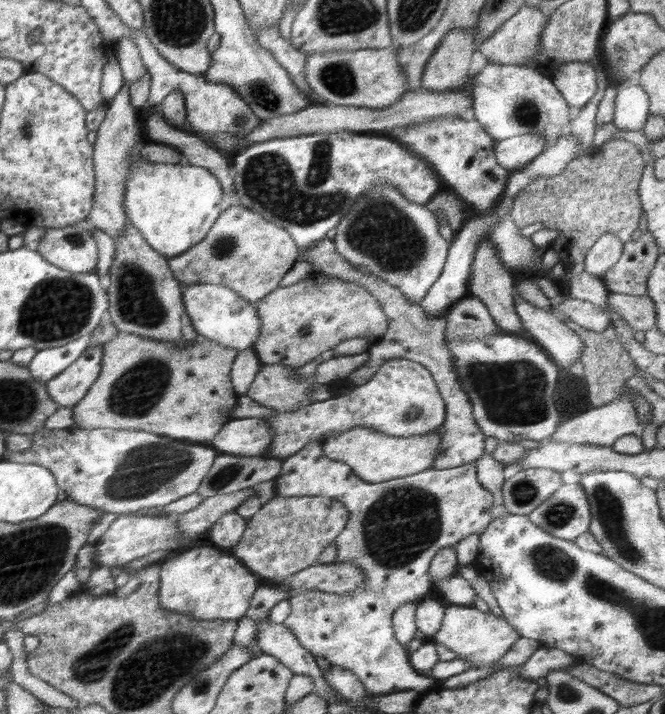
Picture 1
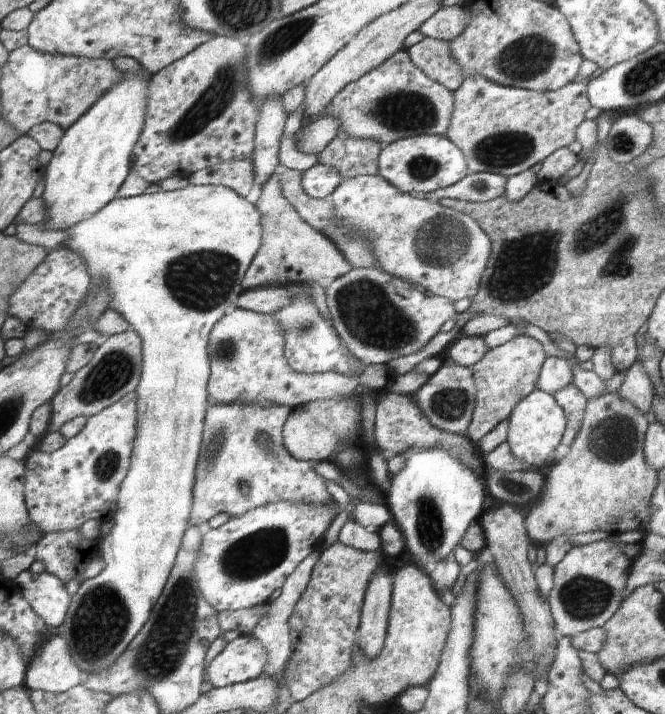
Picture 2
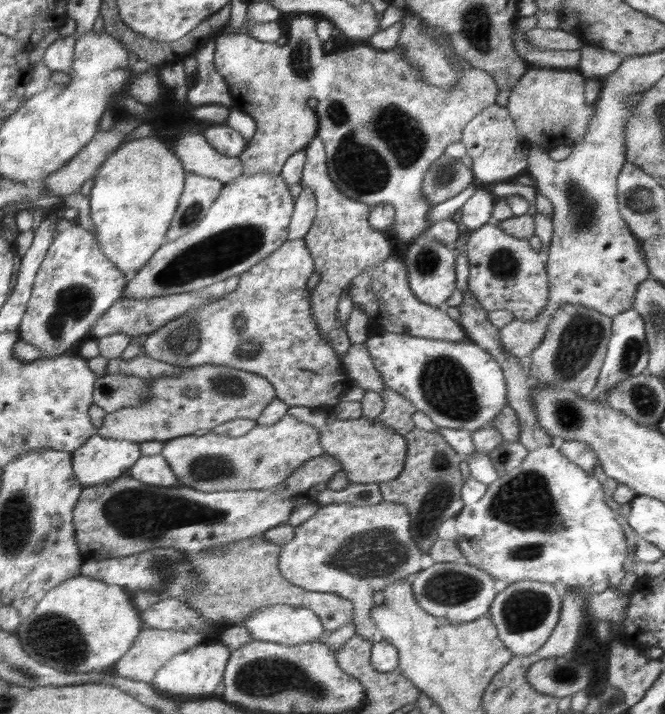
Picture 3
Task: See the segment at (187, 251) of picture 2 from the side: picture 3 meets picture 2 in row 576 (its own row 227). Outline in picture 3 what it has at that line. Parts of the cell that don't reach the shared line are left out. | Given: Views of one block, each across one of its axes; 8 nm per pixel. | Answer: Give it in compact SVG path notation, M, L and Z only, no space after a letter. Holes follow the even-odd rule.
M153 134L150 137L124 141L110 154L97 170L94 186L90 190L90 220L94 224L93 237L106 256L118 270L132 275L165 243L170 221L179 205L187 173L175 152L165 139Z

